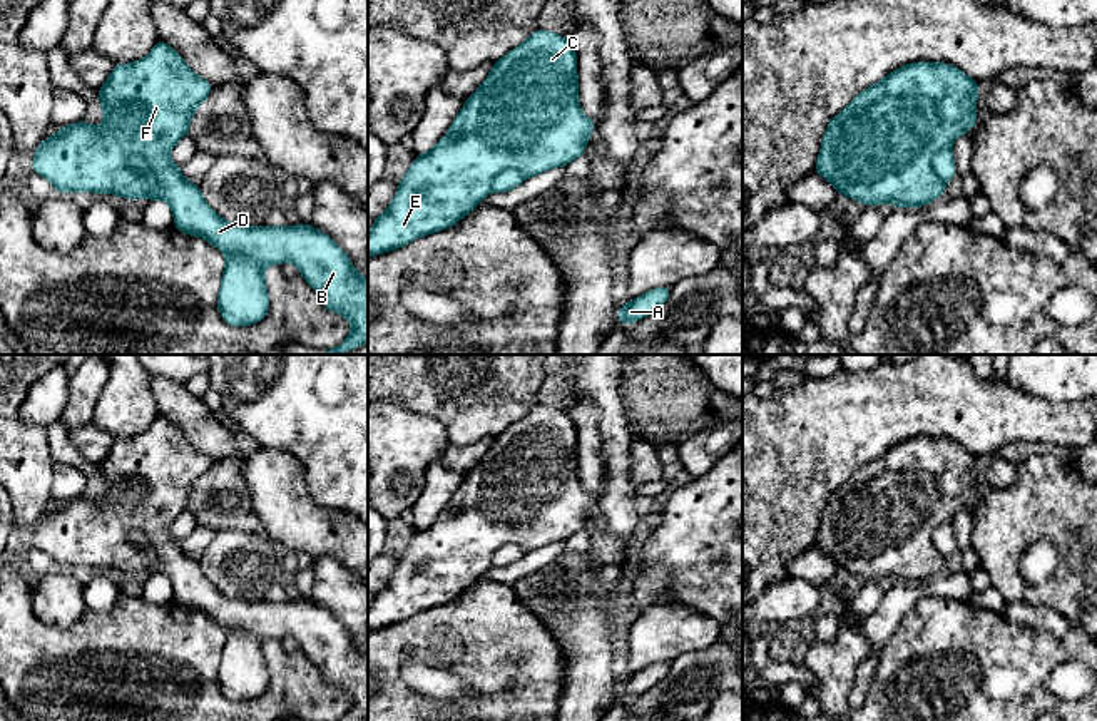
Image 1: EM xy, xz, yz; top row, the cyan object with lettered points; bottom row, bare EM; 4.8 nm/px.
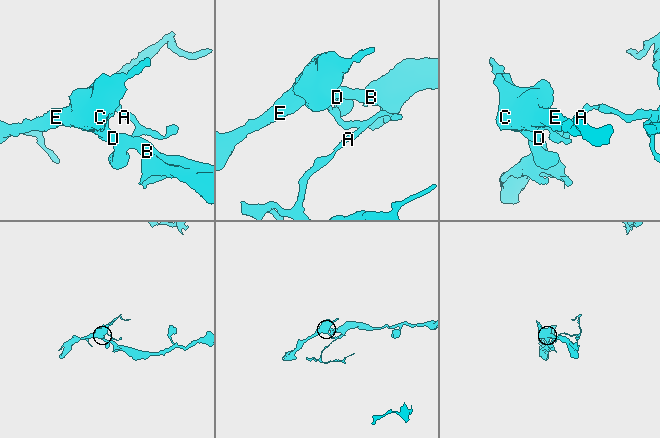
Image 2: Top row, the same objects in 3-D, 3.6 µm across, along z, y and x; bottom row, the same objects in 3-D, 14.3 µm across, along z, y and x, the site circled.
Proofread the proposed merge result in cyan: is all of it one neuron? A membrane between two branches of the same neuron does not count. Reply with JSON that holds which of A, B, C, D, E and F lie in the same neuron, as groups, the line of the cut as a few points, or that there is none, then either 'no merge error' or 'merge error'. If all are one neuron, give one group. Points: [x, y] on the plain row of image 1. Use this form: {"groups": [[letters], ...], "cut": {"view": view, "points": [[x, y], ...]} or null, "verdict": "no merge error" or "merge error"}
{"groups": [["A"], ["B", "C", "D", "E", "F"]], "cut": {"view": "xy", "points": [[127, 534], [136, 544], [147, 542]]}, "verdict": "merge error"}

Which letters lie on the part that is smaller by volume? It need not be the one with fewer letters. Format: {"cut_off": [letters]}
{"cut_off": ["A"]}

